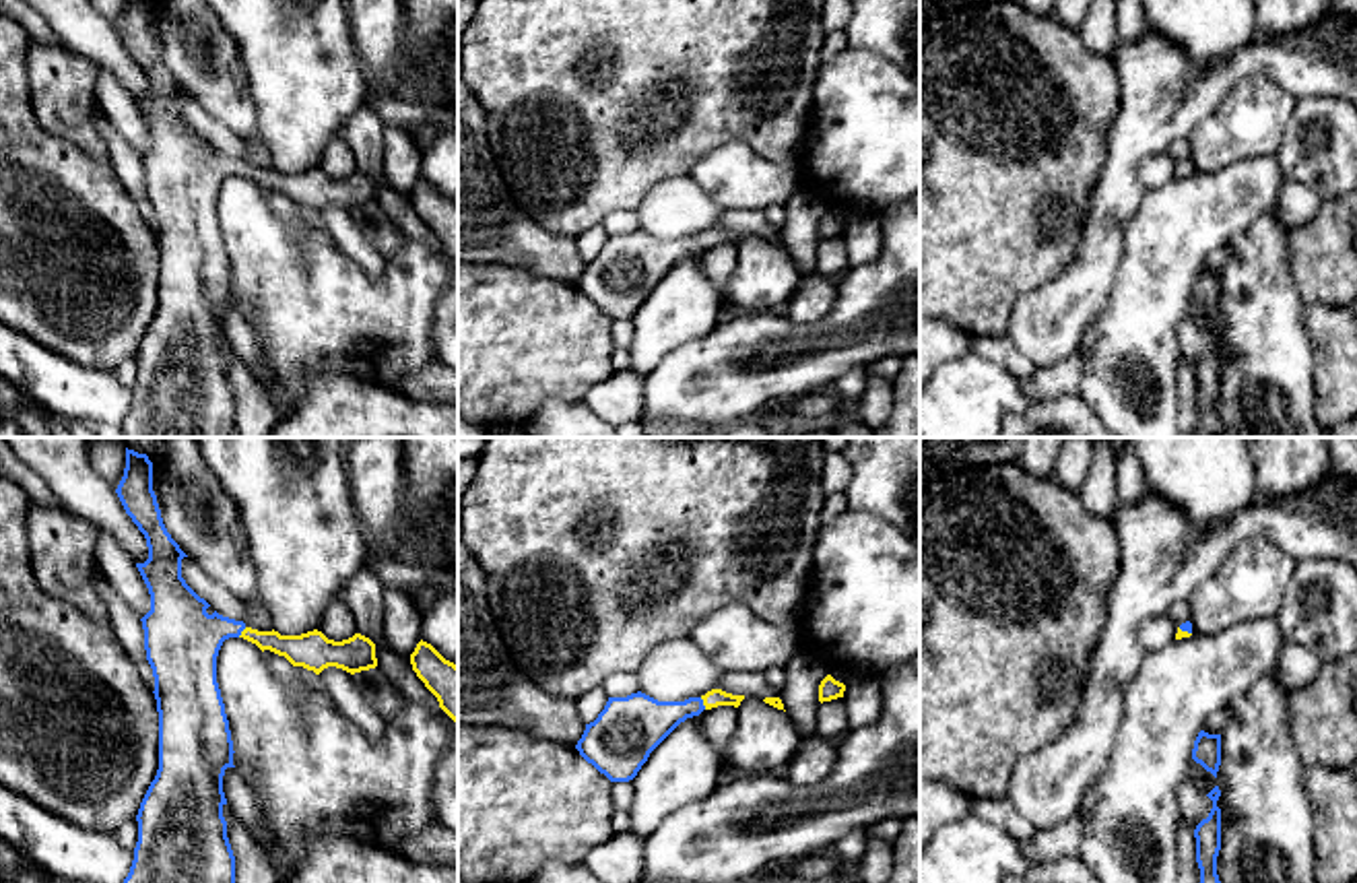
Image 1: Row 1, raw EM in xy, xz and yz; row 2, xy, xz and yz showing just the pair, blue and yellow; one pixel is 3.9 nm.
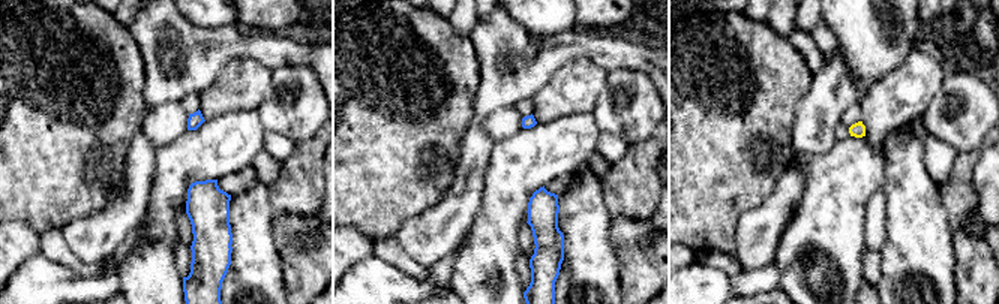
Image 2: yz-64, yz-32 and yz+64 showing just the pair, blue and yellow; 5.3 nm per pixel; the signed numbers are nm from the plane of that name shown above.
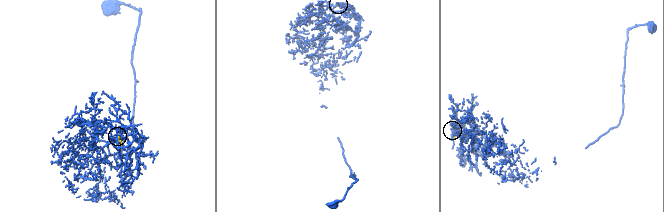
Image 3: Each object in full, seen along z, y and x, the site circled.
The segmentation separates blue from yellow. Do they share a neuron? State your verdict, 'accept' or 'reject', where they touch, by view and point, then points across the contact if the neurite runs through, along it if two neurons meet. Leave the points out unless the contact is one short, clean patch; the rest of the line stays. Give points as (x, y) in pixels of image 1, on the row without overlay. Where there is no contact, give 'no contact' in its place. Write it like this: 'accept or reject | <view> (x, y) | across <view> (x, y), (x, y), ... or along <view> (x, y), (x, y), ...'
accept | xz (702, 242) | across xz (642, 260), (702, 242), (714, 236)

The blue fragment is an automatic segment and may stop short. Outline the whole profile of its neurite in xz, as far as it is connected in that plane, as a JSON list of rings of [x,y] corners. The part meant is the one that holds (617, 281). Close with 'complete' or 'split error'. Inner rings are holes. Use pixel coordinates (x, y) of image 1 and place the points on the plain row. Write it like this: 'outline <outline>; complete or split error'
outline [[[722,227],[685,239],[658,239],[641,229],[608,235],[598,256],[586,262],[575,287],[610,320],[629,320],[681,260],[718,243],[738,246],[742,237]]]; split error

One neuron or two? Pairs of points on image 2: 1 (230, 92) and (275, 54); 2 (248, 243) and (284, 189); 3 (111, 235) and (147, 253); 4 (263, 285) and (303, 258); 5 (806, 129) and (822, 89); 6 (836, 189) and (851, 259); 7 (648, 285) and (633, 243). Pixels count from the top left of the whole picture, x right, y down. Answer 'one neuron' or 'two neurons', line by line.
1: two neurons
2: two neurons
3: two neurons
4: two neurons
5: one neuron
6: one neuron
7: one neuron

